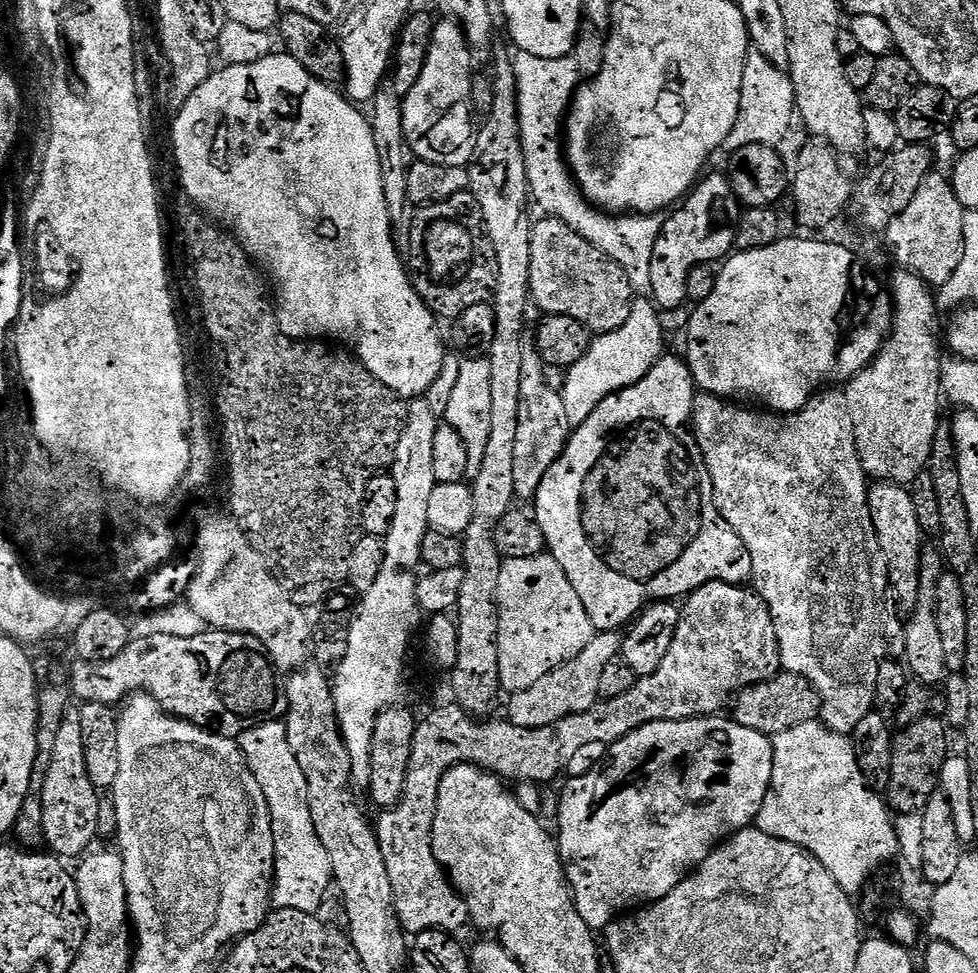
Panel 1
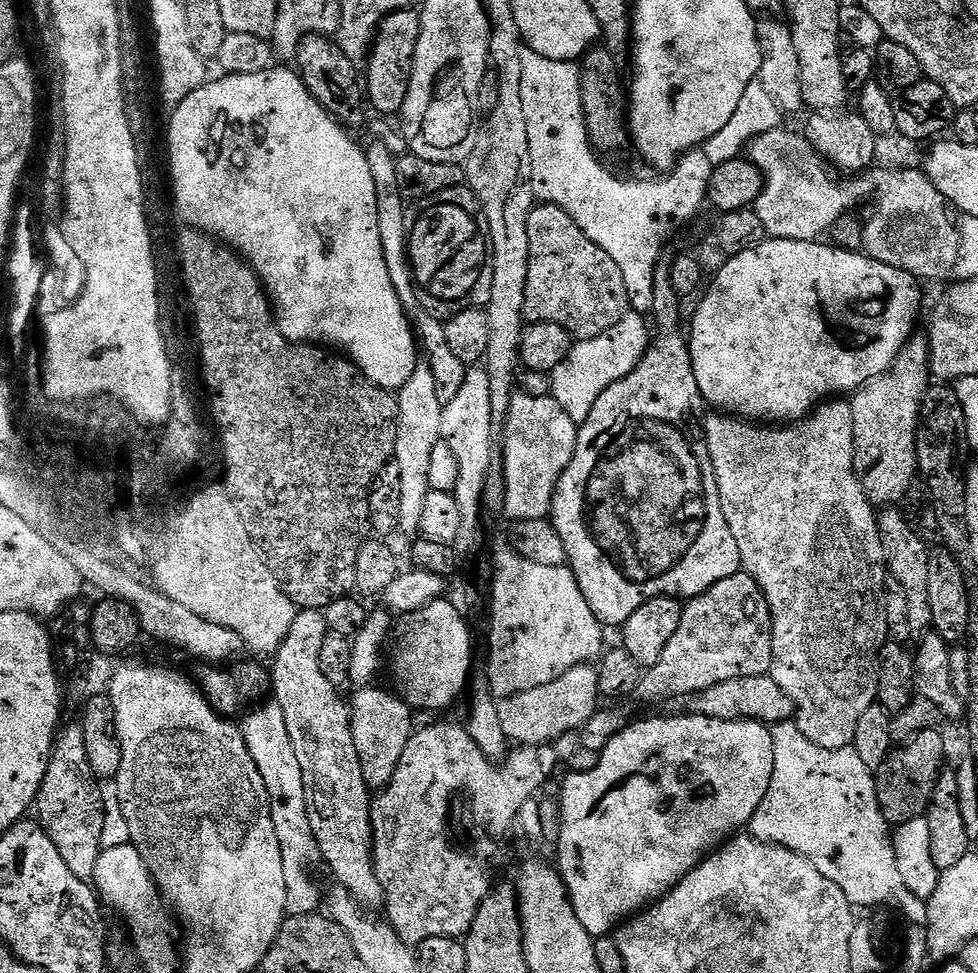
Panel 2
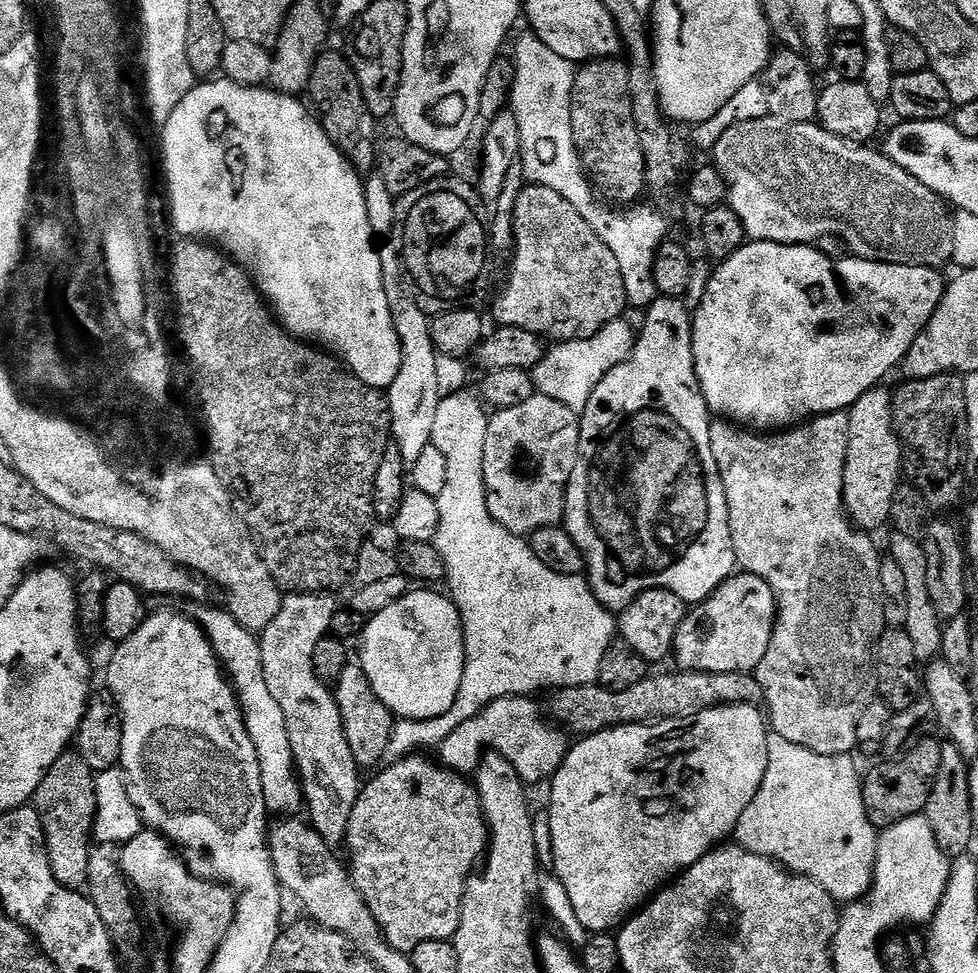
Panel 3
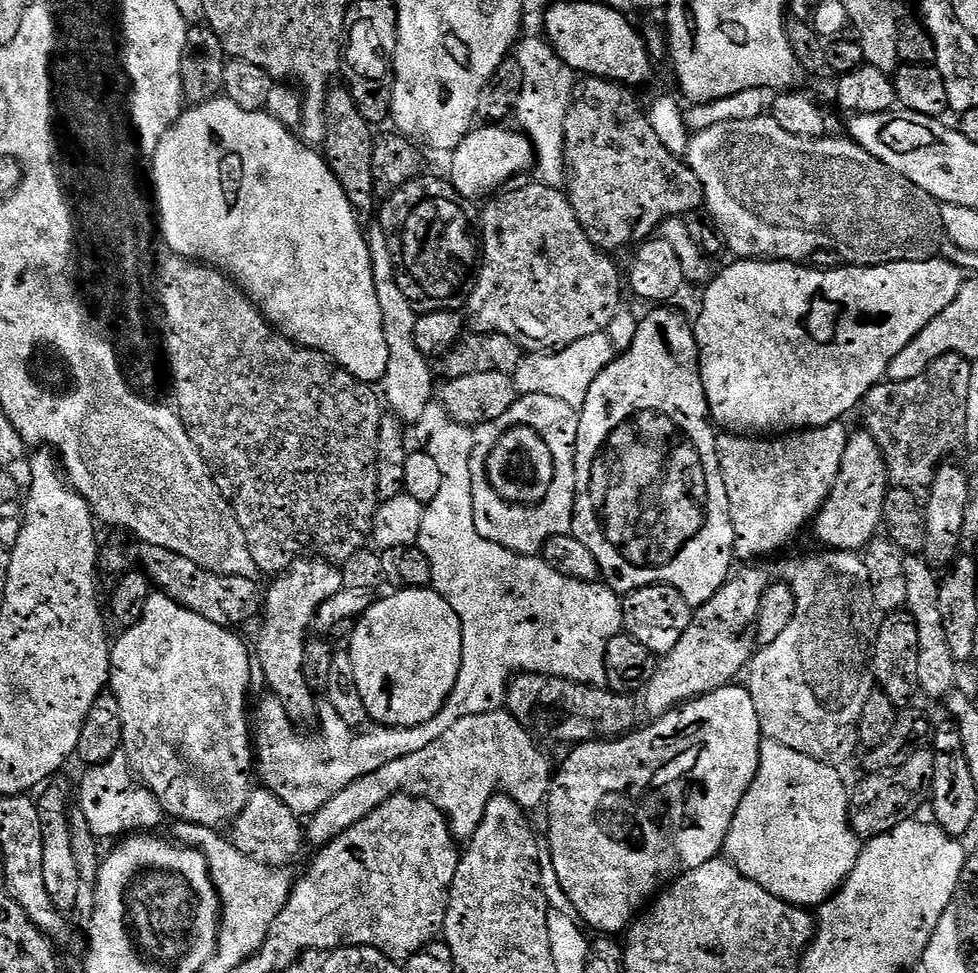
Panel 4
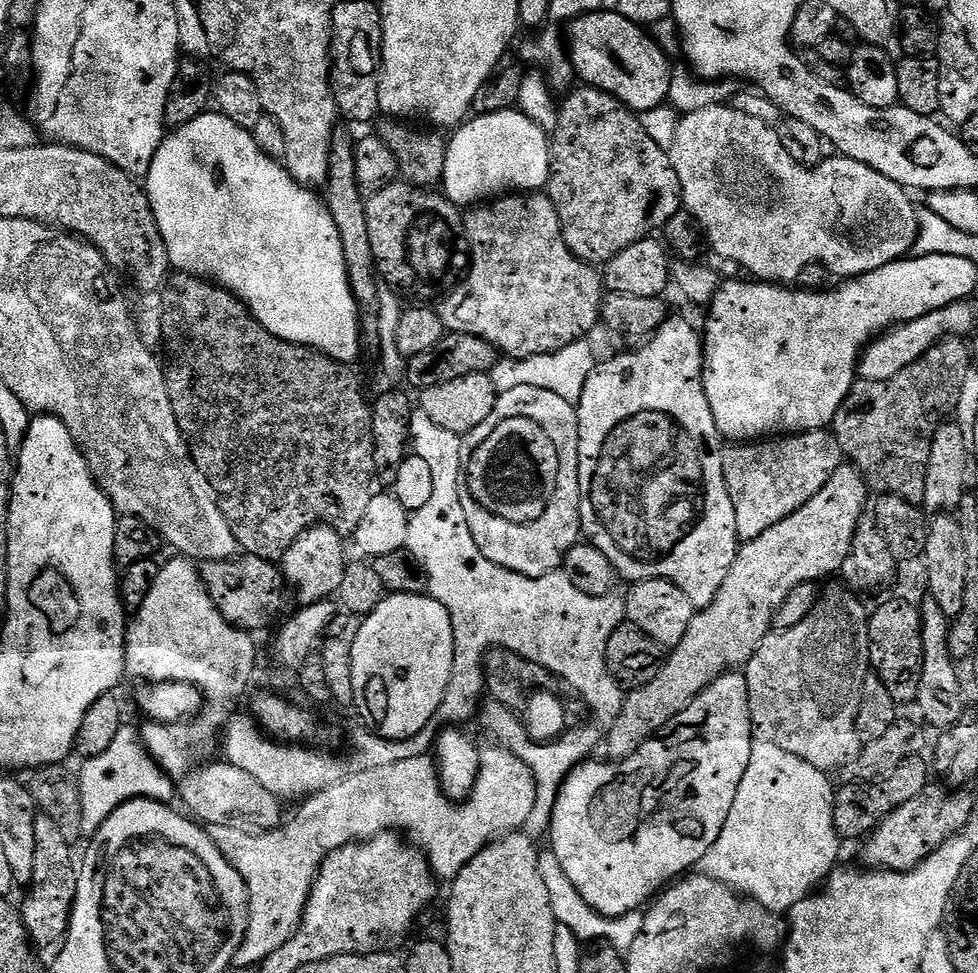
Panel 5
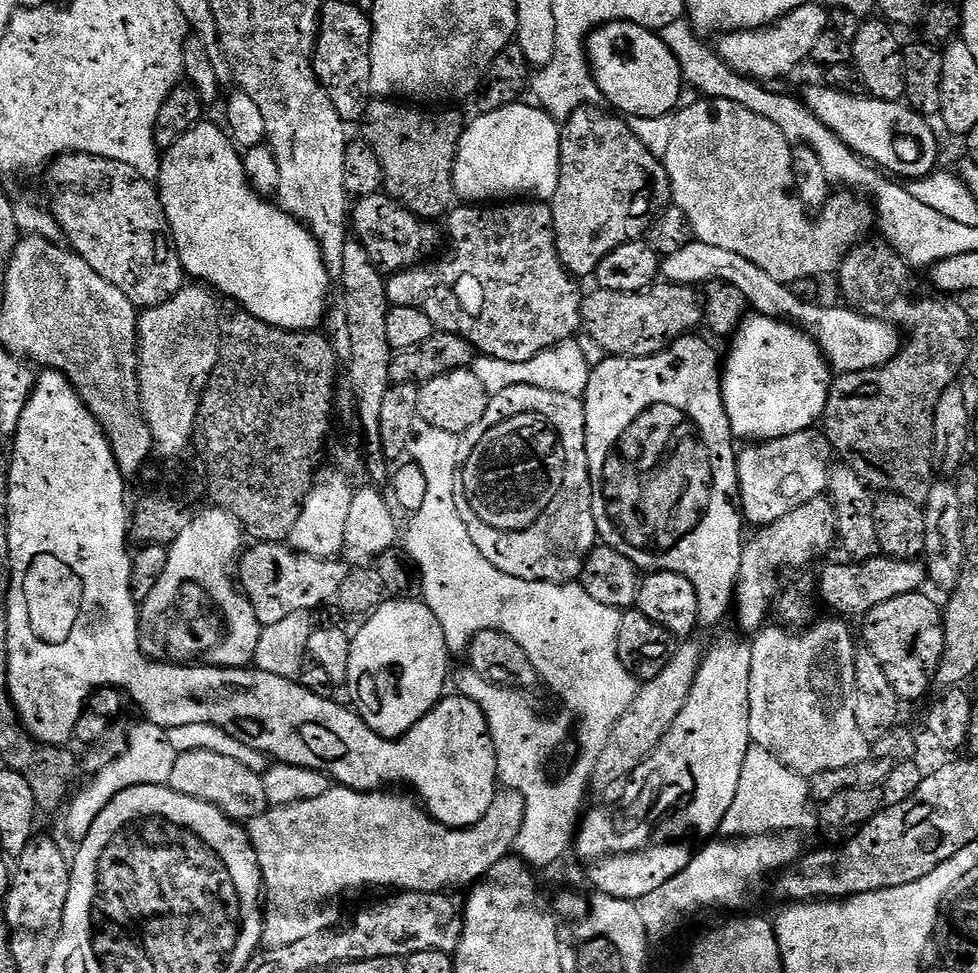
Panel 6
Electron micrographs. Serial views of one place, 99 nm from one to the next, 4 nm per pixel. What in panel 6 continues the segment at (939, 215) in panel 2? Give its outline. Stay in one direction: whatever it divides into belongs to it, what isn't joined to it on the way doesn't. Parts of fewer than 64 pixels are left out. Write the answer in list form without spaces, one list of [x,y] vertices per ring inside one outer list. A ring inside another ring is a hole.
[[[700,98],[689,108],[681,108],[672,120],[674,134],[662,158],[668,181],[672,183],[671,203],[686,214],[692,235],[706,246],[742,254],[758,270],[766,270],[779,284],[790,285],[800,279],[823,278],[839,273],[845,256],[865,243],[877,227],[875,211],[859,195],[840,190],[829,195],[828,203],[819,209],[820,225],[812,225],[809,209],[796,196],[792,182],[793,145],[783,137],[778,126],[744,106],[732,101]]]

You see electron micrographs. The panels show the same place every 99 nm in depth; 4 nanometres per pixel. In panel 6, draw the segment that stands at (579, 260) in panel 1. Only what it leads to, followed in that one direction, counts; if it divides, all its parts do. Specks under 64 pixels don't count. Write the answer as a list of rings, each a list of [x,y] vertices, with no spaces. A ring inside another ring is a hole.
[[[547,203],[456,206],[448,213],[446,223],[447,239],[448,236],[452,239],[452,260],[437,259],[389,275],[386,283],[391,307],[410,306],[422,310],[422,314],[430,318],[433,329],[460,336],[470,342],[479,355],[498,358],[502,362],[526,362],[540,352],[573,339],[581,331],[580,311],[584,296],[576,285],[579,283],[558,258],[556,236],[552,232],[554,218]]]

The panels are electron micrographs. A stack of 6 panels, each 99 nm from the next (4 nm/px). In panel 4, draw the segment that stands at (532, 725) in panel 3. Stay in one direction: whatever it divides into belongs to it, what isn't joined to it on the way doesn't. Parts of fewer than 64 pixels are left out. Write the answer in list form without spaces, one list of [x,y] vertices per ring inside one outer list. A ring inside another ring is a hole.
[[[506,710],[487,712],[486,714],[470,714],[470,718],[462,718],[459,722],[454,722],[454,726],[450,726],[450,730],[446,730],[446,734],[442,734],[442,738],[430,742],[430,746],[426,746],[414,754],[406,754],[406,758],[386,762],[386,766],[374,770],[374,774],[366,774],[362,778],[350,782],[350,786],[346,786],[346,790],[336,792],[334,798],[327,800],[322,806],[322,810],[318,810],[307,821],[307,839],[311,843],[313,840],[316,846],[329,844],[338,834],[350,830],[350,826],[354,826],[354,822],[362,822],[362,818],[366,818],[366,814],[370,814],[378,806],[382,806],[382,802],[401,794],[420,796],[434,806],[438,806],[438,810],[444,812],[448,825],[452,828],[453,836],[460,842],[471,840],[474,830],[478,830],[478,826],[482,822],[482,814],[486,814],[486,806],[490,802],[490,798],[499,792],[505,796],[514,797],[526,810],[533,810],[532,808],[538,807],[539,804],[541,807],[548,798],[548,790],[554,775],[554,764],[548,761],[547,754],[536,745],[535,738],[524,728],[527,727]]]

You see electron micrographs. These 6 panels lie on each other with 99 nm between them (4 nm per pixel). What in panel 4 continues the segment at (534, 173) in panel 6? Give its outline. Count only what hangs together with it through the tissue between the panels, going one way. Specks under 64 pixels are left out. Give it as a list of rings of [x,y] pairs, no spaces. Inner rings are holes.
[[[508,126],[480,127],[469,132],[468,137],[450,156],[452,160],[450,183],[458,190],[458,194],[462,194],[462,198],[470,202],[477,202],[476,200],[480,199],[483,201],[489,194],[499,193],[505,185],[512,182],[507,180],[512,180],[523,172],[531,173],[536,162],[536,153],[532,151],[532,144],[523,132],[519,130],[511,132],[510,129],[504,128]]]

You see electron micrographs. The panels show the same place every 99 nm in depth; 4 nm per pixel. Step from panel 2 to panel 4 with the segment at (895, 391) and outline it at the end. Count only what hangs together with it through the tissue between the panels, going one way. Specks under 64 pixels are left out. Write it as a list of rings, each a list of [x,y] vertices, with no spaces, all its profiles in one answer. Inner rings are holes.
[[[867,430],[859,431],[849,435],[838,478],[814,517],[816,536],[828,550],[859,553],[881,531],[884,523],[884,503],[890,487],[884,452]]]

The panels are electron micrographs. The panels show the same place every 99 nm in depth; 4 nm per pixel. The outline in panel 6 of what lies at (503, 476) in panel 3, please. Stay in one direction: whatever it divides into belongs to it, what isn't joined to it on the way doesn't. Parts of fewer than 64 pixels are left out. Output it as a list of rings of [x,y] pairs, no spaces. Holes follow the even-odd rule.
[[[506,386],[506,390],[491,396],[482,420],[459,435],[460,451],[464,454],[472,452],[485,432],[494,430],[494,426],[518,414],[538,414],[546,418],[558,434],[560,448],[564,452],[564,473],[562,486],[558,486],[558,494],[554,494],[554,502],[550,502],[543,514],[521,532],[503,532],[482,522],[482,518],[478,518],[478,514],[474,514],[474,510],[463,502],[458,506],[458,514],[474,546],[478,546],[478,554],[482,554],[490,566],[498,566],[502,574],[551,584],[579,581],[586,558],[598,544],[598,527],[594,520],[598,494],[592,488],[590,462],[586,458],[586,410],[583,399],[570,394],[554,394],[554,390],[541,390],[538,386]]]

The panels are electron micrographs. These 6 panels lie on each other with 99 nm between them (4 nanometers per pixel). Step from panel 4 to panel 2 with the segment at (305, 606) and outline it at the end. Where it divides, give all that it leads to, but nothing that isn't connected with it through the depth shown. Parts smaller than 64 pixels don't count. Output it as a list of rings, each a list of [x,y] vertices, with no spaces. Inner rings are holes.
[[[305,608],[297,611],[294,618],[294,624],[290,626],[290,630],[286,634],[286,638],[280,643],[279,648],[274,653],[276,661],[270,664],[270,692],[274,697],[275,703],[280,705],[284,711],[286,718],[286,730],[290,733],[290,742],[294,742],[294,754],[298,758],[298,766],[302,766],[302,778],[306,786],[306,814],[310,818],[310,830],[314,830],[314,838],[318,849],[318,856],[321,861],[328,863],[330,871],[336,875],[335,883],[341,888],[345,888],[358,903],[367,906],[369,909],[376,910],[383,905],[384,891],[378,882],[378,874],[372,865],[372,801],[370,789],[366,778],[362,778],[362,762],[358,762],[358,750],[354,750],[354,734],[352,733],[352,713],[349,705],[344,704],[344,700],[339,696],[337,685],[331,684],[326,678],[326,674],[322,674],[322,666],[320,665],[320,655],[322,654],[322,642],[328,637],[329,629],[323,611],[315,608]]]

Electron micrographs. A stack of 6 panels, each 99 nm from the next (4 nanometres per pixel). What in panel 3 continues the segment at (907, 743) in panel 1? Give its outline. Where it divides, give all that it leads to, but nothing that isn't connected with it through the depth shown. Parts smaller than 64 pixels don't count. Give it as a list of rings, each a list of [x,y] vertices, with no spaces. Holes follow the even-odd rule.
[[[917,739],[895,760],[880,762],[869,776],[867,773],[863,777],[866,814],[877,830],[894,826],[902,822],[902,818],[921,815],[930,798],[930,790],[934,790],[934,782],[938,778],[938,766],[942,766],[941,741],[919,740]]]

